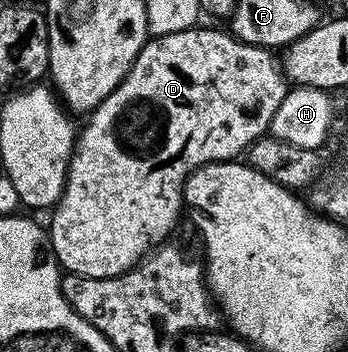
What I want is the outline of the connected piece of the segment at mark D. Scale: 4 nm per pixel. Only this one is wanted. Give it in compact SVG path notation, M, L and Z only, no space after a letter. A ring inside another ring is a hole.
M192 28L190 30L182 30L181 32L173 32L172 34L161 34L152 37L141 48L141 52L137 56L137 60L133 60L133 68L129 68L129 72L121 80L121 84L117 84L117 88L113 88L113 92L109 92L109 96L105 96L105 100L101 100L101 104L97 109L92 110L87 122L78 131L75 140L75 149L71 151L71 161L67 164L67 178L63 181L63 195L59 197L59 201L55 203L51 214L51 230L49 226L49 250L53 255L56 263L68 274L80 274L82 278L112 278L118 274L124 274L127 270L131 269L136 262L141 258L147 257L151 253L152 249L160 244L166 243L167 238L171 234L171 229L179 222L179 214L181 218L181 211L184 209L183 205L183 185L187 183L187 176L191 174L197 168L206 166L208 162L229 162L238 159L240 155L246 151L247 147L252 142L256 142L258 138L264 137L271 129L271 121L273 120L273 112L277 112L277 108L281 108L281 100L287 95L289 89L289 83L283 73L283 68L280 59L276 57L272 51L267 50L264 46L250 46L244 42L239 41L234 34L223 30L199 30L200 28Z

